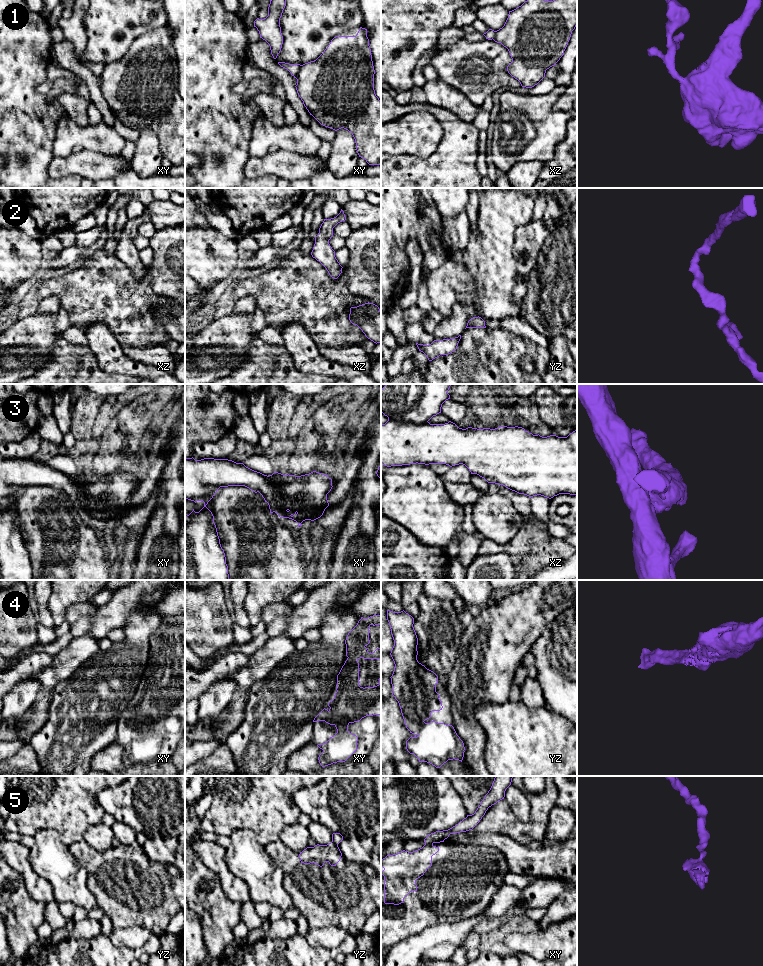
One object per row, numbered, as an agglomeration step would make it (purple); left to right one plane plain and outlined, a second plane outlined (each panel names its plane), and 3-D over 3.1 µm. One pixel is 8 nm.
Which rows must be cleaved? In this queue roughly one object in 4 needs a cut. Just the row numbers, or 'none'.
1, 5

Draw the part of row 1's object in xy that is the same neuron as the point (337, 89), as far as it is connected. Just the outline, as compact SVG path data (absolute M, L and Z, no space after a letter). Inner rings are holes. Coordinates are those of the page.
M360 27L356 36L338 35L334 37L328 47L316 60L301 65L298 73L294 78L297 79L297 85L295 86L297 93L310 115L312 115L321 125L325 127L331 128L335 131L344 128L351 132L355 139L356 150L359 157L365 159L369 165L381 165L381 101L375 94L374 74L375 70L372 61L371 49L369 46L369 39L367 37L367 29Z

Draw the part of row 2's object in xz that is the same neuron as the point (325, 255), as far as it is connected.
M342 209L336 217L324 219L319 228L319 233L315 237L315 244L311 252L312 257L319 261L334 279L340 276L343 267L336 259L335 251L330 246L329 240L333 236L333 228L345 220L346 217Z

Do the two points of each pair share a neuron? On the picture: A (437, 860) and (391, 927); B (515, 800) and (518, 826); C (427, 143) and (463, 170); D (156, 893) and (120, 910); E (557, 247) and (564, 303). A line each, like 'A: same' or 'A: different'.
A: same
B: different
C: different
D: same
E: same

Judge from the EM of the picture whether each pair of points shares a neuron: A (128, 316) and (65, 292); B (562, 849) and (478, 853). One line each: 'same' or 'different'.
A: same
B: different

